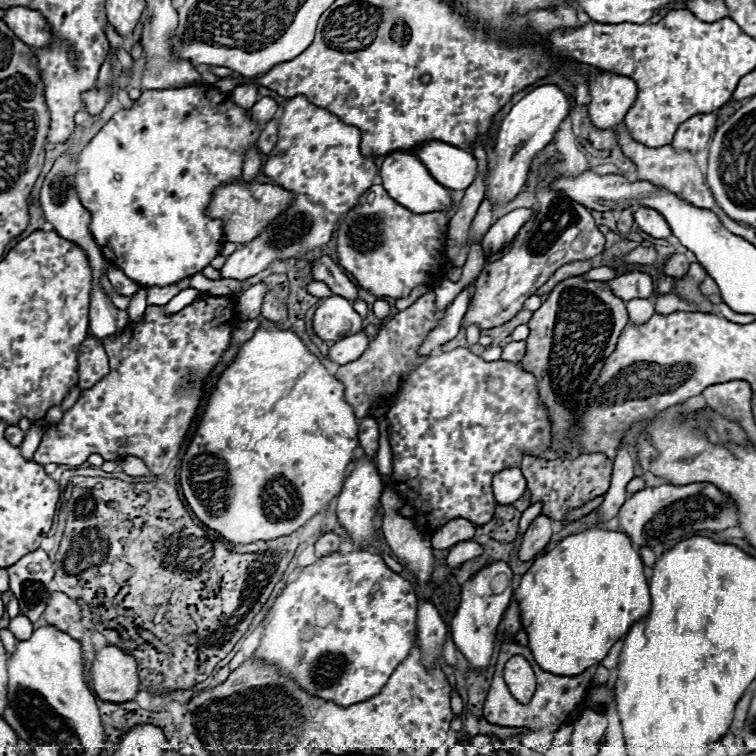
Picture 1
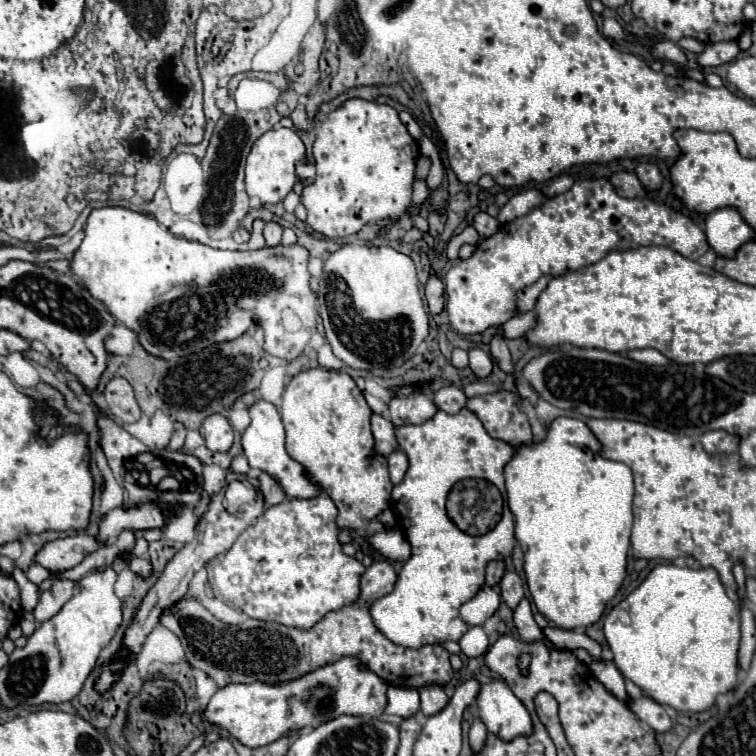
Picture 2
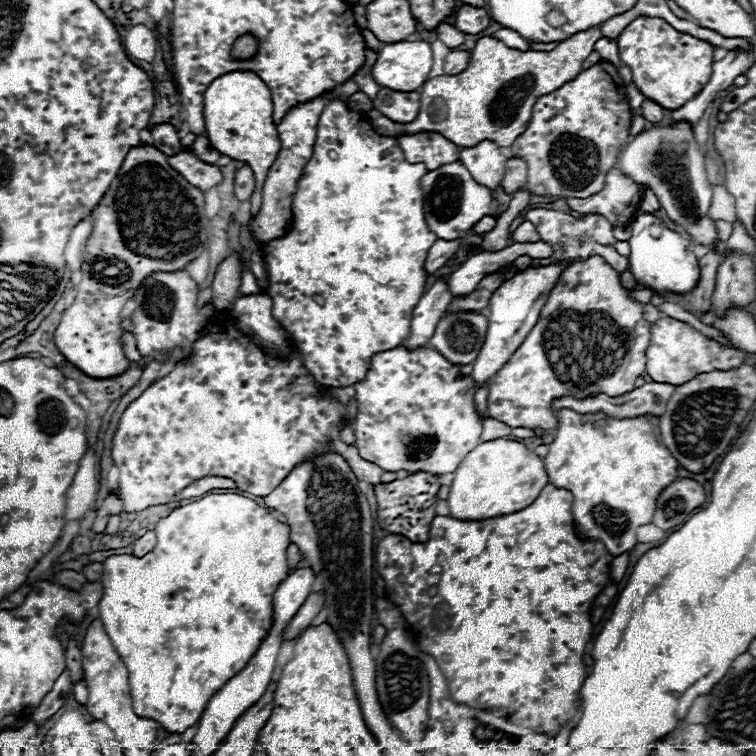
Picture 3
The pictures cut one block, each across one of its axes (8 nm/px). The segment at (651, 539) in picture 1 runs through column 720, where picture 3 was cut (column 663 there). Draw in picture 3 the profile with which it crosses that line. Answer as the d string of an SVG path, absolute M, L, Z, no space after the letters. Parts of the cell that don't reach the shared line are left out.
M692 478L676 480L660 494L652 522L662 530L680 526L690 518L692 510L702 506L704 502L706 492L702 484L698 484Z

